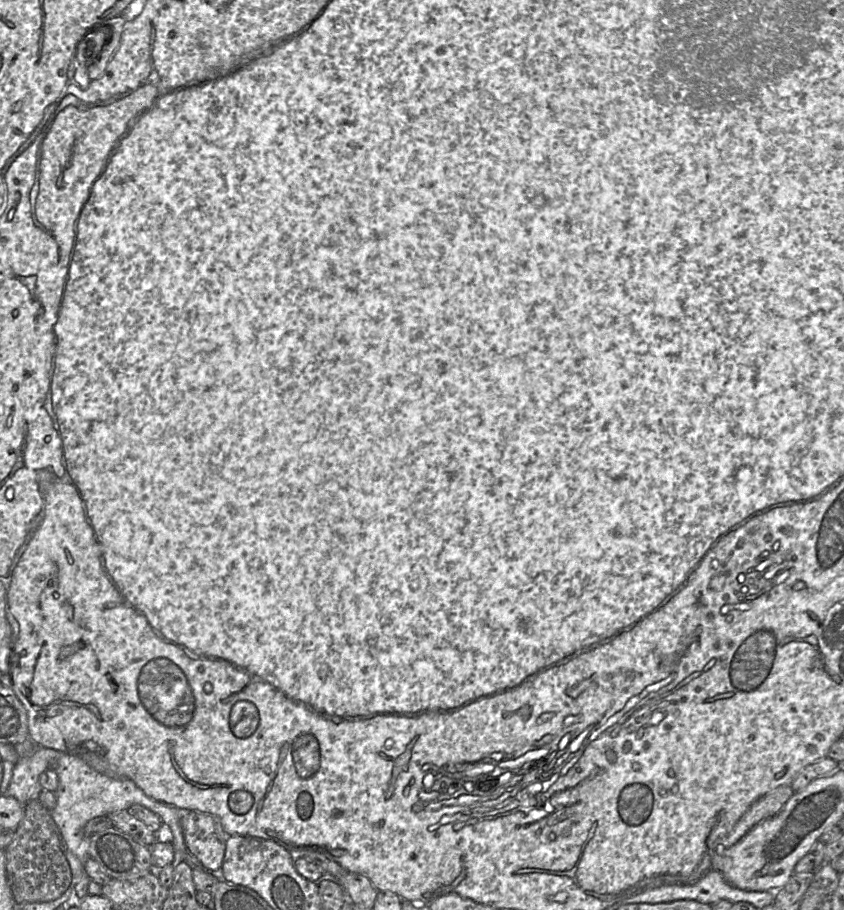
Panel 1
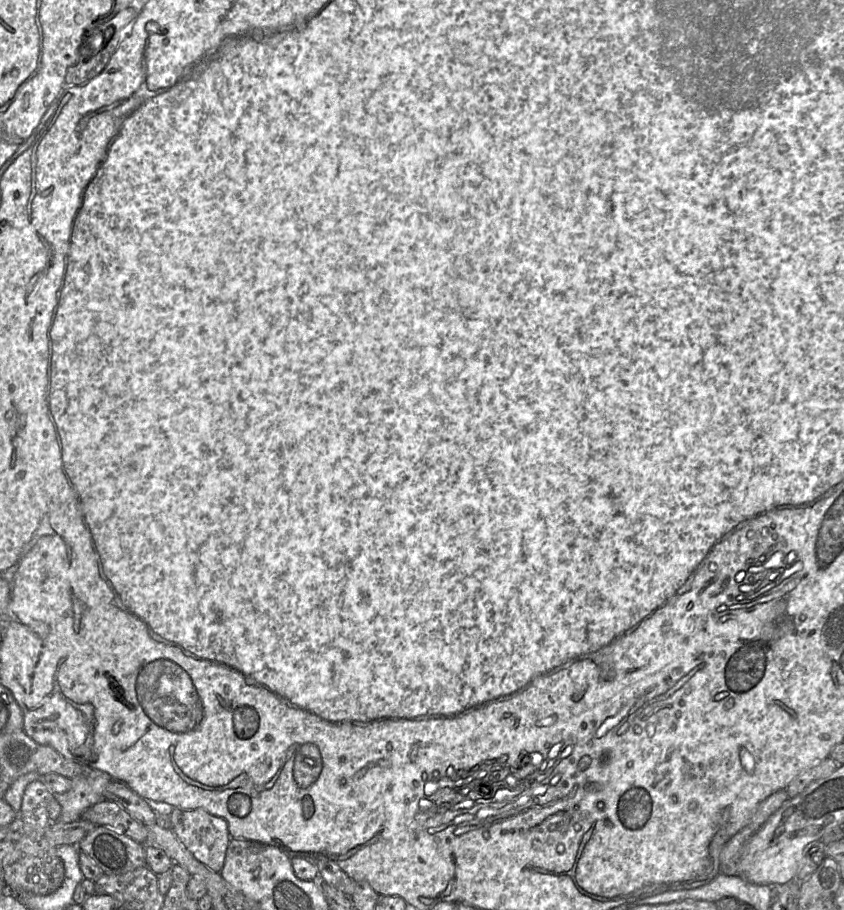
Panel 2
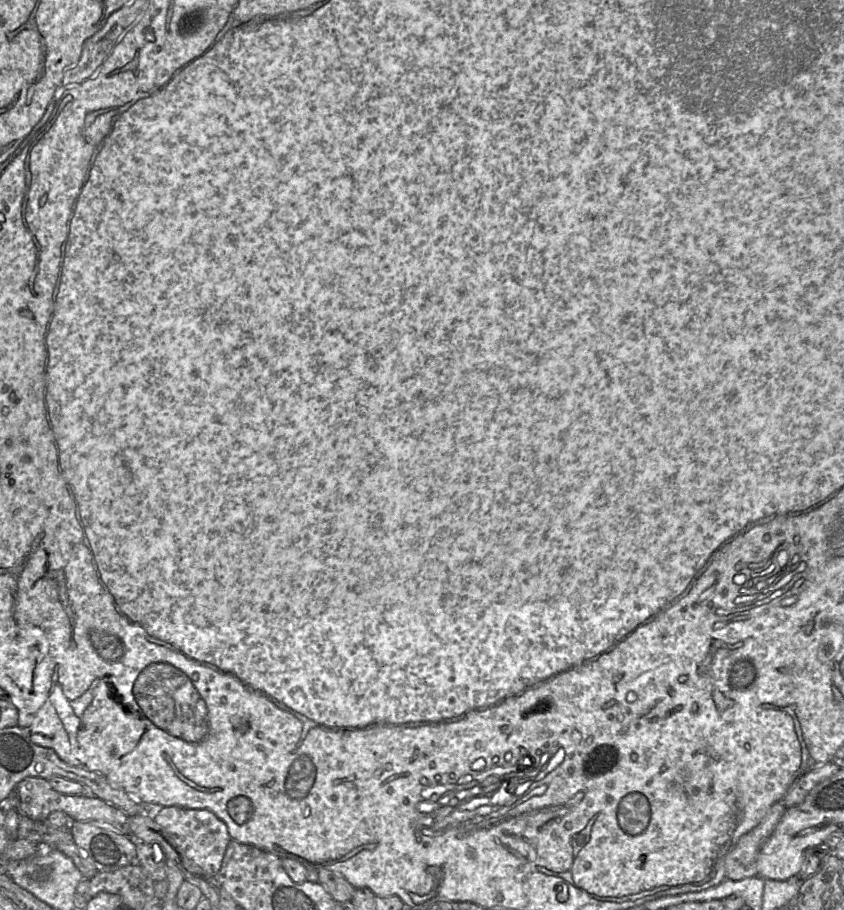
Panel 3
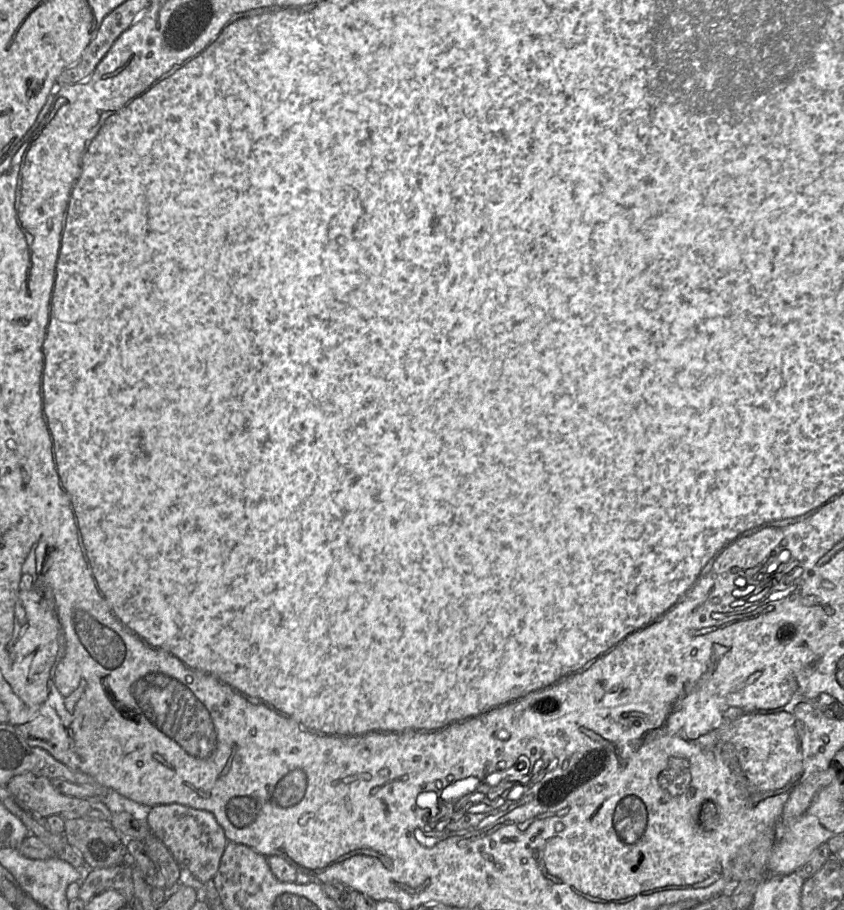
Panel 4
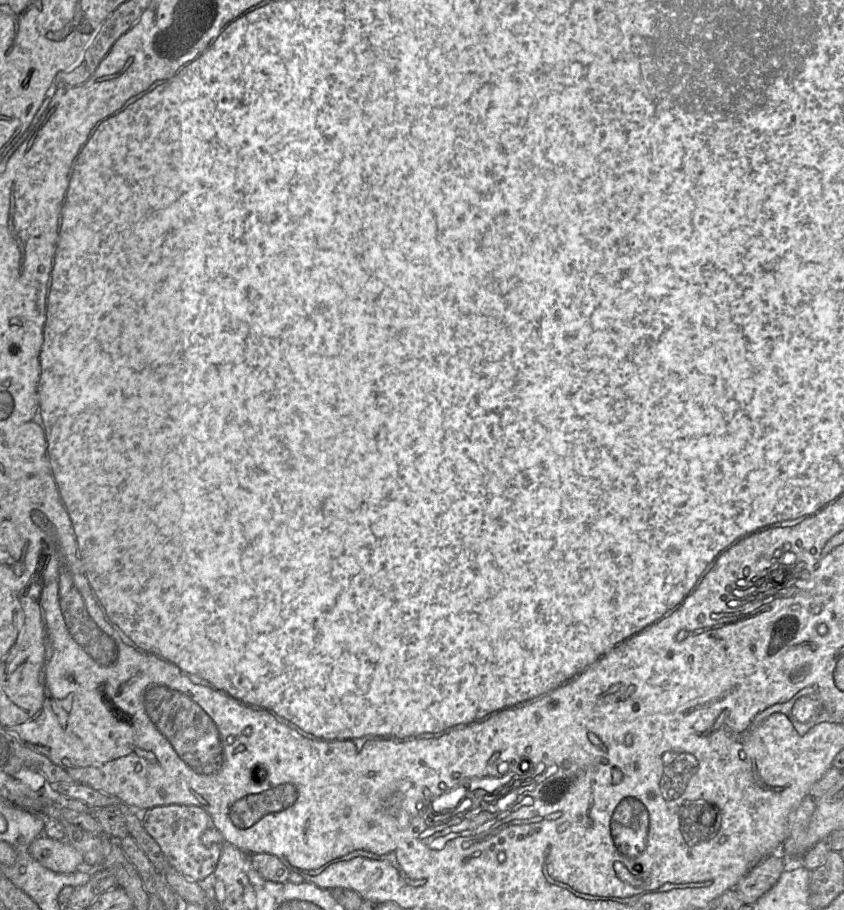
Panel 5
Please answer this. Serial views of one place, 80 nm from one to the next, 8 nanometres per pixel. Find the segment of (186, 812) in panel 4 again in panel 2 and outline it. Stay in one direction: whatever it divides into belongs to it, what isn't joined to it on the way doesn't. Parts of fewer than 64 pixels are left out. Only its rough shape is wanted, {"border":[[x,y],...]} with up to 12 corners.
{"border":[[173,808],[165,824],[199,862],[222,870],[224,819]]}

